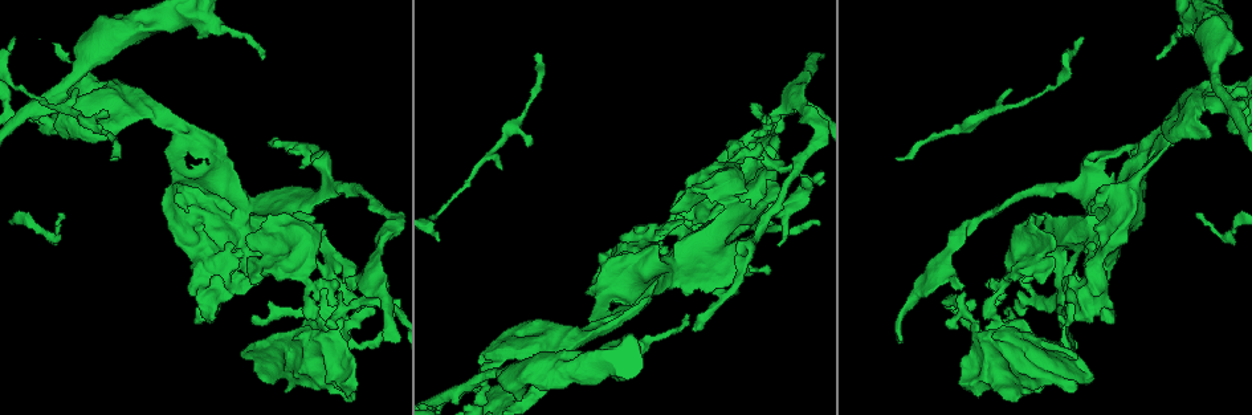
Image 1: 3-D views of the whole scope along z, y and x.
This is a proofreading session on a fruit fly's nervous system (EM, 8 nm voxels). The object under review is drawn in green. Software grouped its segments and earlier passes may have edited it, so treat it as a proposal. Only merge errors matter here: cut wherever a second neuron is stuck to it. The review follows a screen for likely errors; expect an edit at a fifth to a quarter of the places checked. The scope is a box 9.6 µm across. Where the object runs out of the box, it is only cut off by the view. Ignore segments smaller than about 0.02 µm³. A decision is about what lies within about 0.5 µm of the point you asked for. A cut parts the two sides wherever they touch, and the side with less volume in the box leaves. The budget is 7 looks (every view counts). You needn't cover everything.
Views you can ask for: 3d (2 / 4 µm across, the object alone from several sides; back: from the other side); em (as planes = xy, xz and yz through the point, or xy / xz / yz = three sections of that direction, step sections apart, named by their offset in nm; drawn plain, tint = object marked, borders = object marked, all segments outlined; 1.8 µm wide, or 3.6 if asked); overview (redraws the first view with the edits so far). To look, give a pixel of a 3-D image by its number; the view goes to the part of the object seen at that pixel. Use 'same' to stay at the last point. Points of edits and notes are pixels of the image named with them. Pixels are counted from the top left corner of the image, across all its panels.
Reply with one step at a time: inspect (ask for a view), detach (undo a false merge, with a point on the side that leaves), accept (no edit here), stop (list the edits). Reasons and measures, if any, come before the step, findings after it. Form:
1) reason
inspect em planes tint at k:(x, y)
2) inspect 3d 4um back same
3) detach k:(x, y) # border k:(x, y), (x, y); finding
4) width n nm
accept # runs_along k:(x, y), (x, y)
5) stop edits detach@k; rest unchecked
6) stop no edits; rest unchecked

inspect 3d 4um at 1:(566, 348)

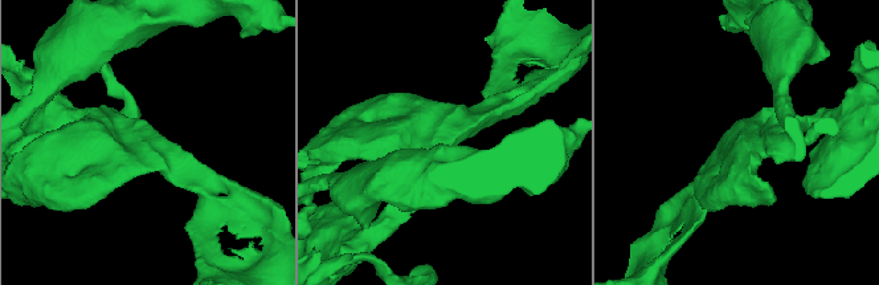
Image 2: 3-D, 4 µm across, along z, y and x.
now the EM
inspect em planes tint at 2:(145, 137)

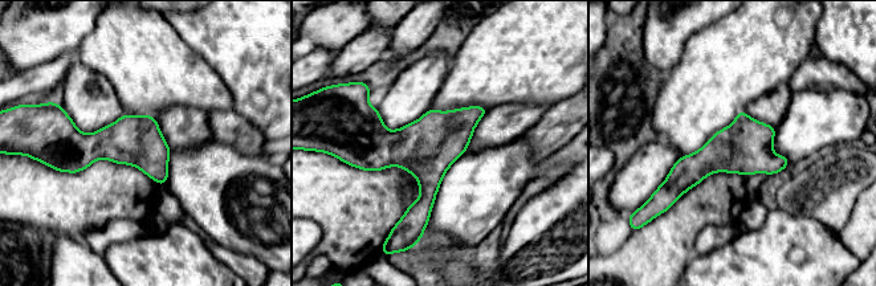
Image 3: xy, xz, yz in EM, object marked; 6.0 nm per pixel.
accept # continuous, no second neuron

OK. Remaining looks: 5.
two arms at a narrow angle
inspect em planes plain at 1:(997, 334)

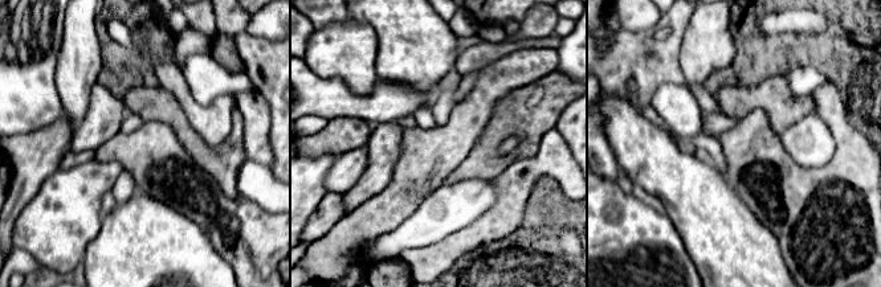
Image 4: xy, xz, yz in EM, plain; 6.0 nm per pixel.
inspect em planes tint same

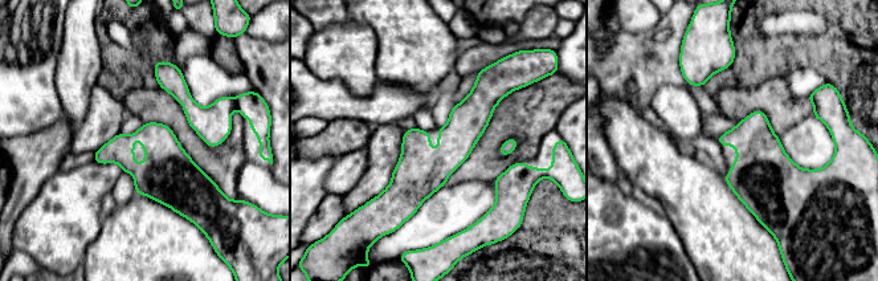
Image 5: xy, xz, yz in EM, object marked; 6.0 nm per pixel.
accept # runs_along 5:(484, 78), (454, 146), (397, 211); continuous, no second neuron

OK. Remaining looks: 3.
inspect em 3.6um planes tint at 1:(369, 261)

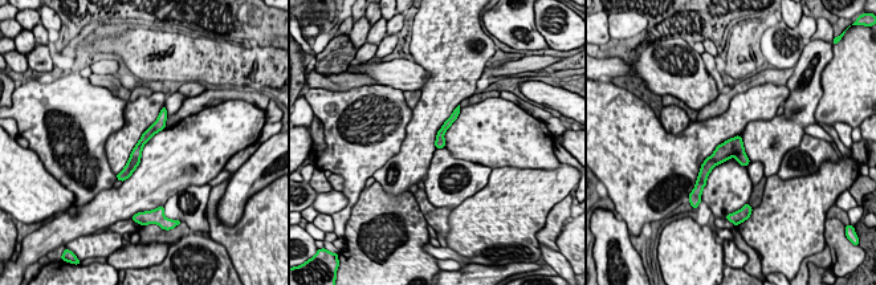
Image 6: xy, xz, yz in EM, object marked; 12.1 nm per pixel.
width 130 nm
accept # runs_along 6:(163, 112), (122, 174); all the same neuron

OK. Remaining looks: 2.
stop no edits; rest unchecked

